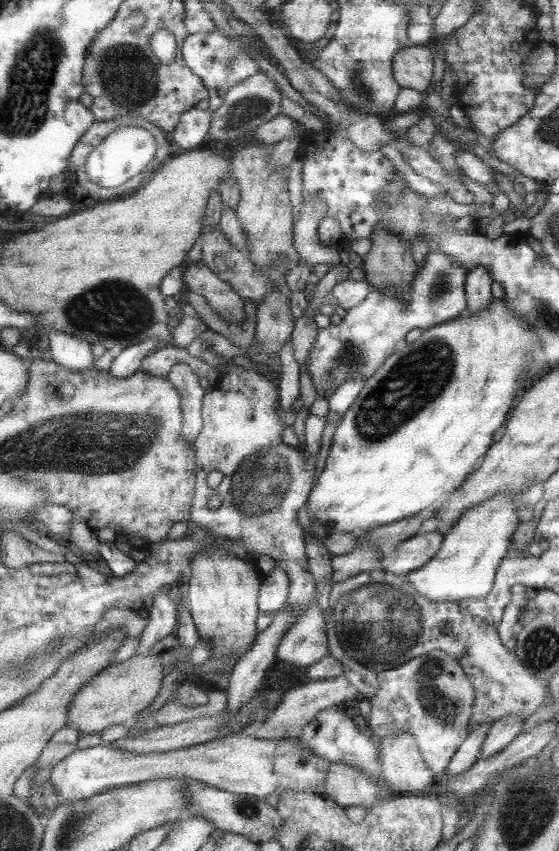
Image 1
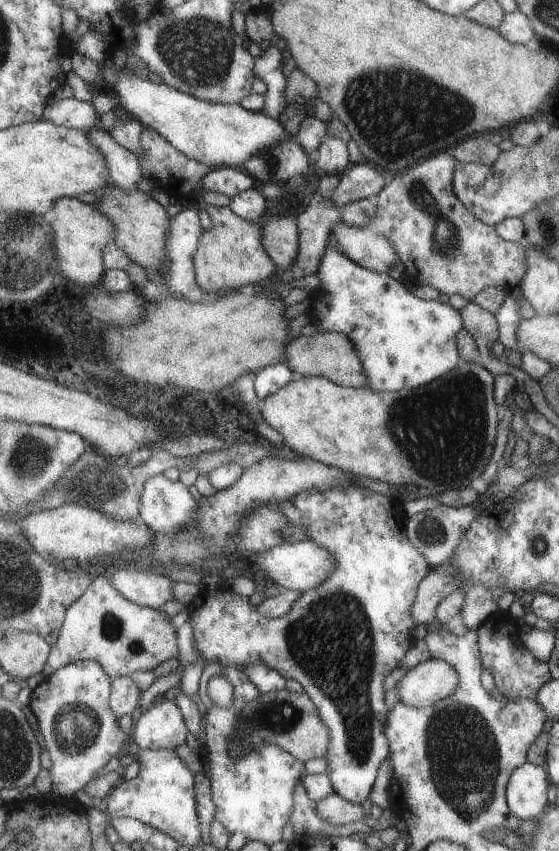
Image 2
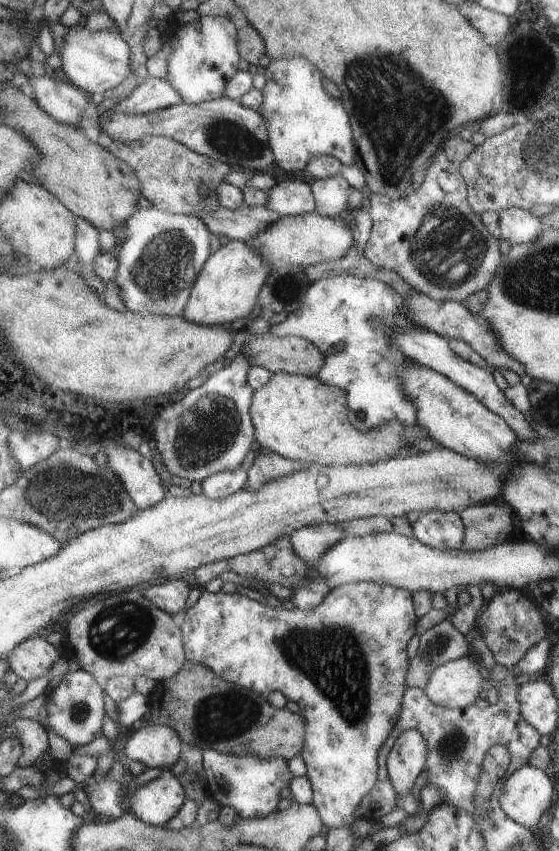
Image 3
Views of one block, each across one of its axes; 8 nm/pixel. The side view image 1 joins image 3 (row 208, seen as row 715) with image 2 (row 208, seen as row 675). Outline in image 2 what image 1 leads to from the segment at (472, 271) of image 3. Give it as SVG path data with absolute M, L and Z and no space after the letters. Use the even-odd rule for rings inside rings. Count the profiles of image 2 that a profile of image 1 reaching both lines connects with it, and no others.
M440 152L421 159L407 172L390 179L390 183L377 195L377 212L371 225L385 235L394 245L405 270L419 284L428 284L439 293L459 294L467 301L474 301L478 292L486 287L501 287L508 291L521 285L526 272L526 252L518 242L499 238L494 227L483 224L455 195L454 176L458 160L451 152Z

